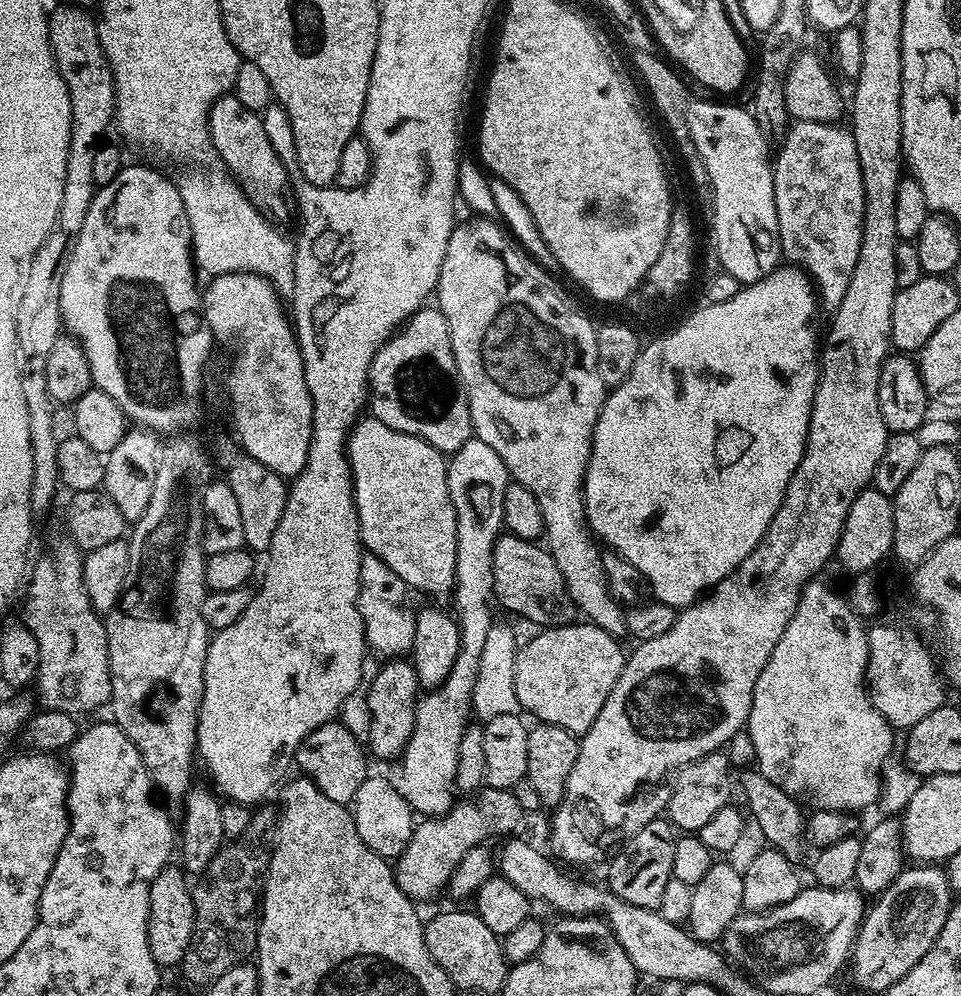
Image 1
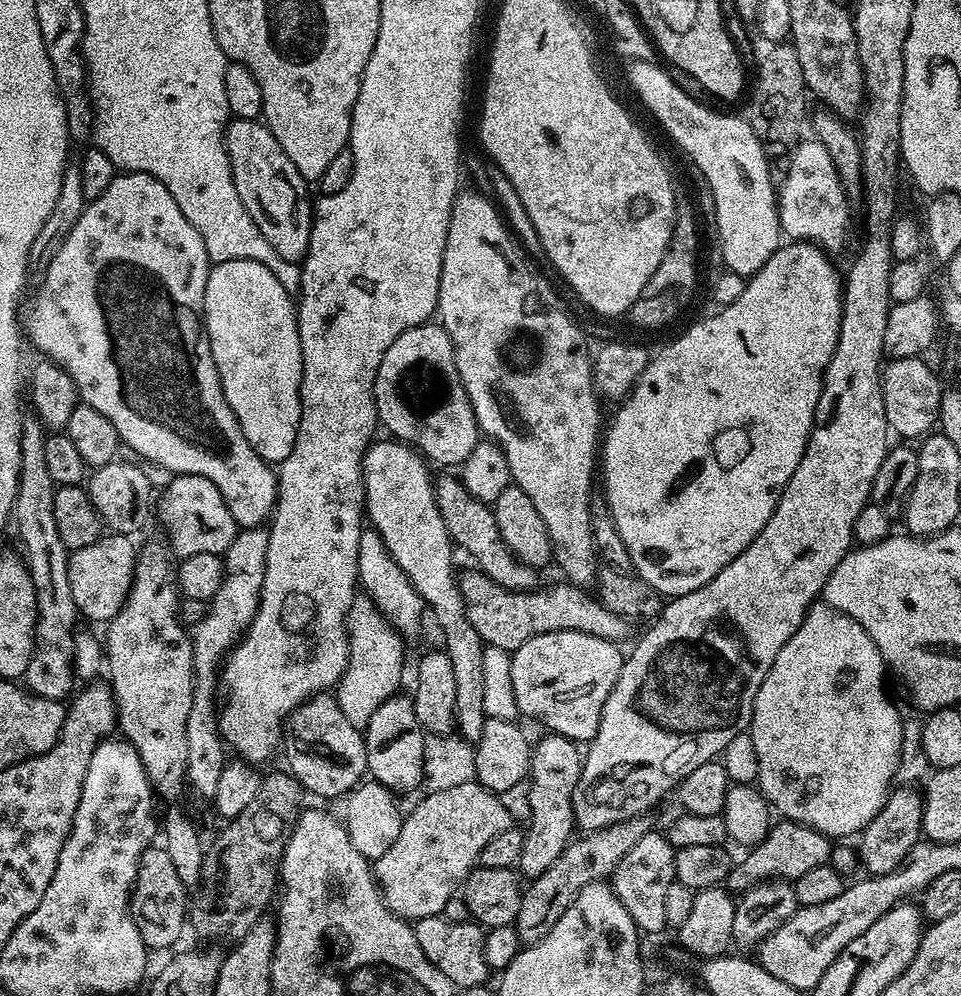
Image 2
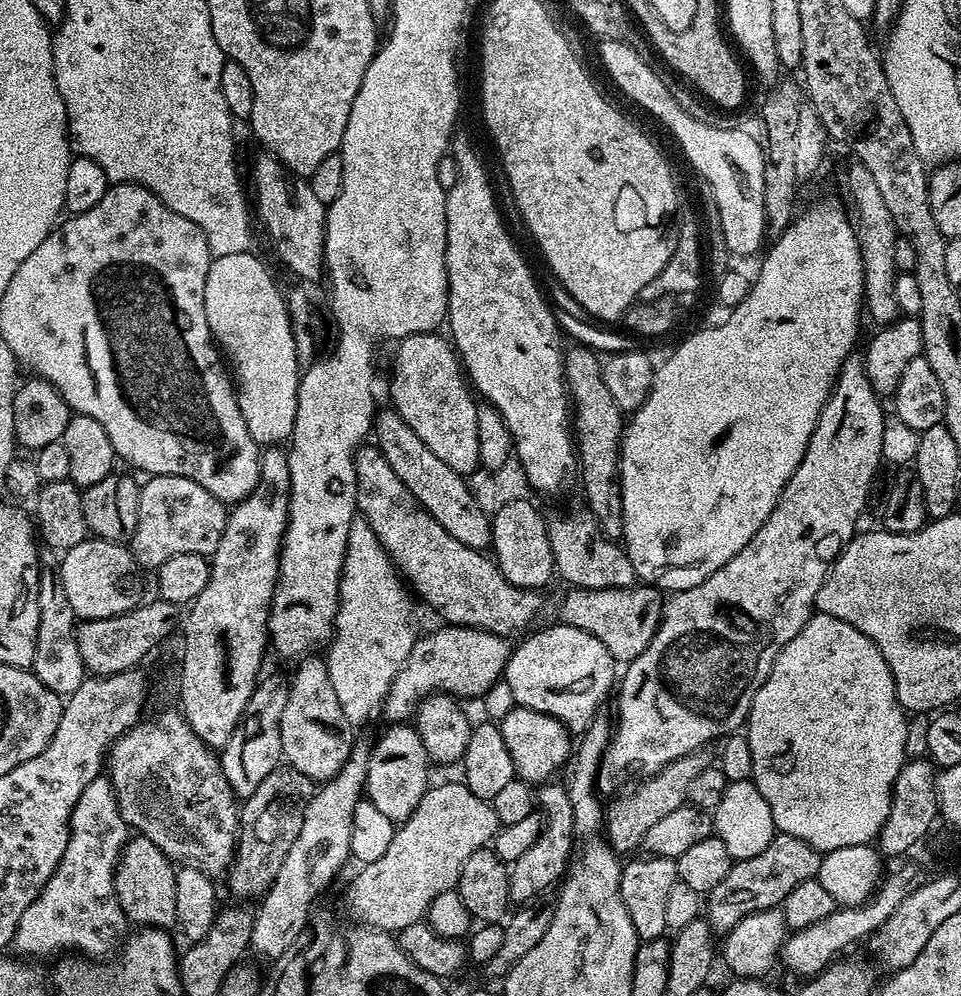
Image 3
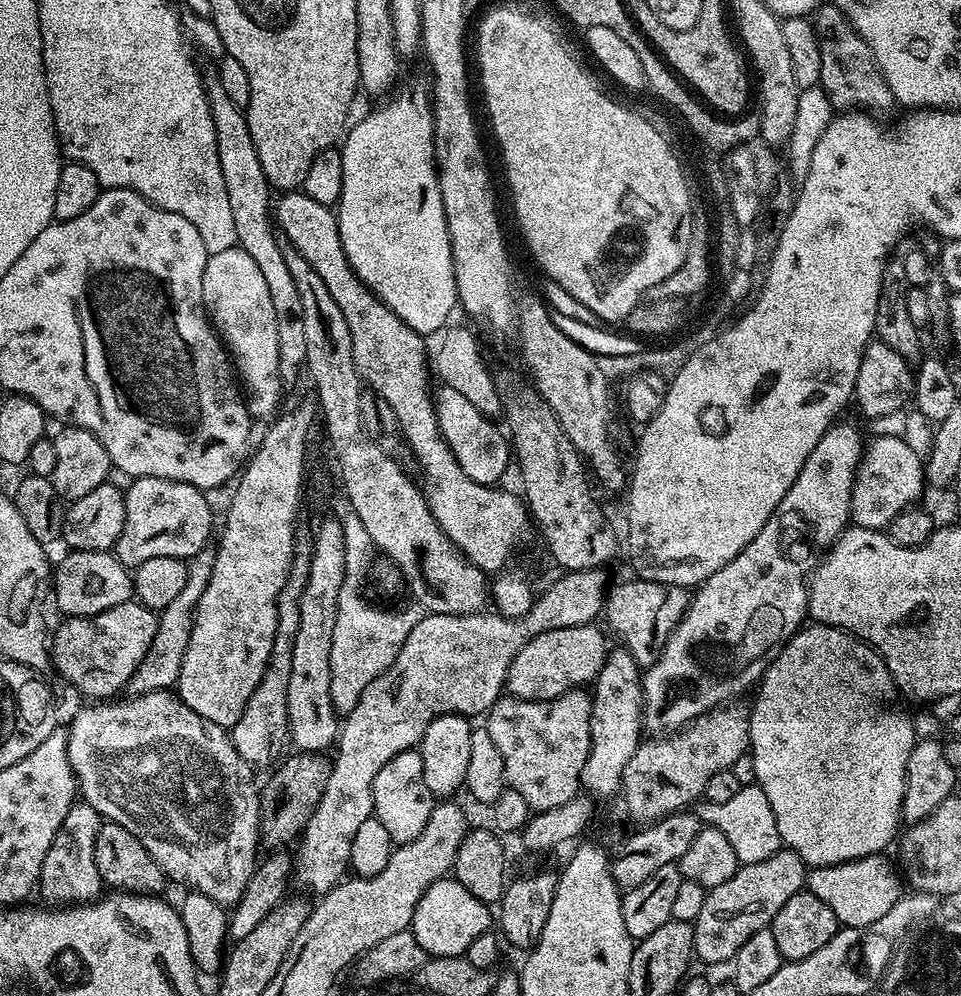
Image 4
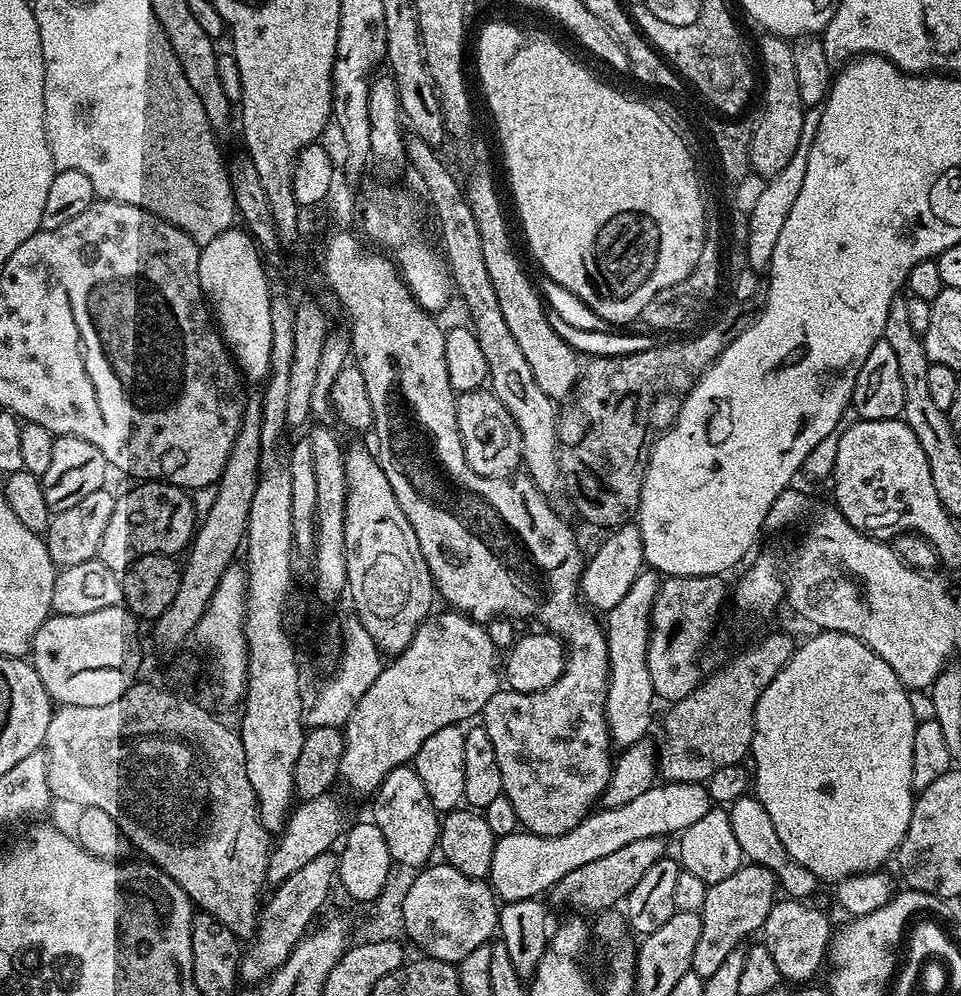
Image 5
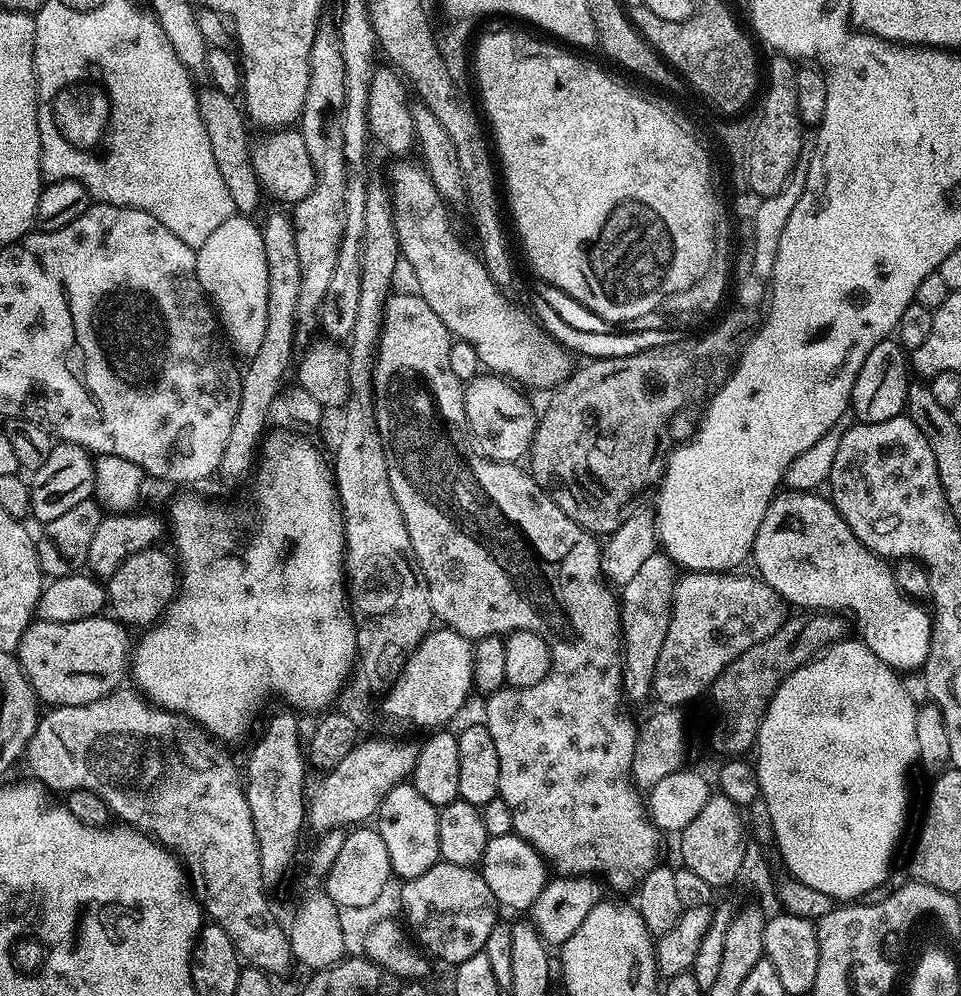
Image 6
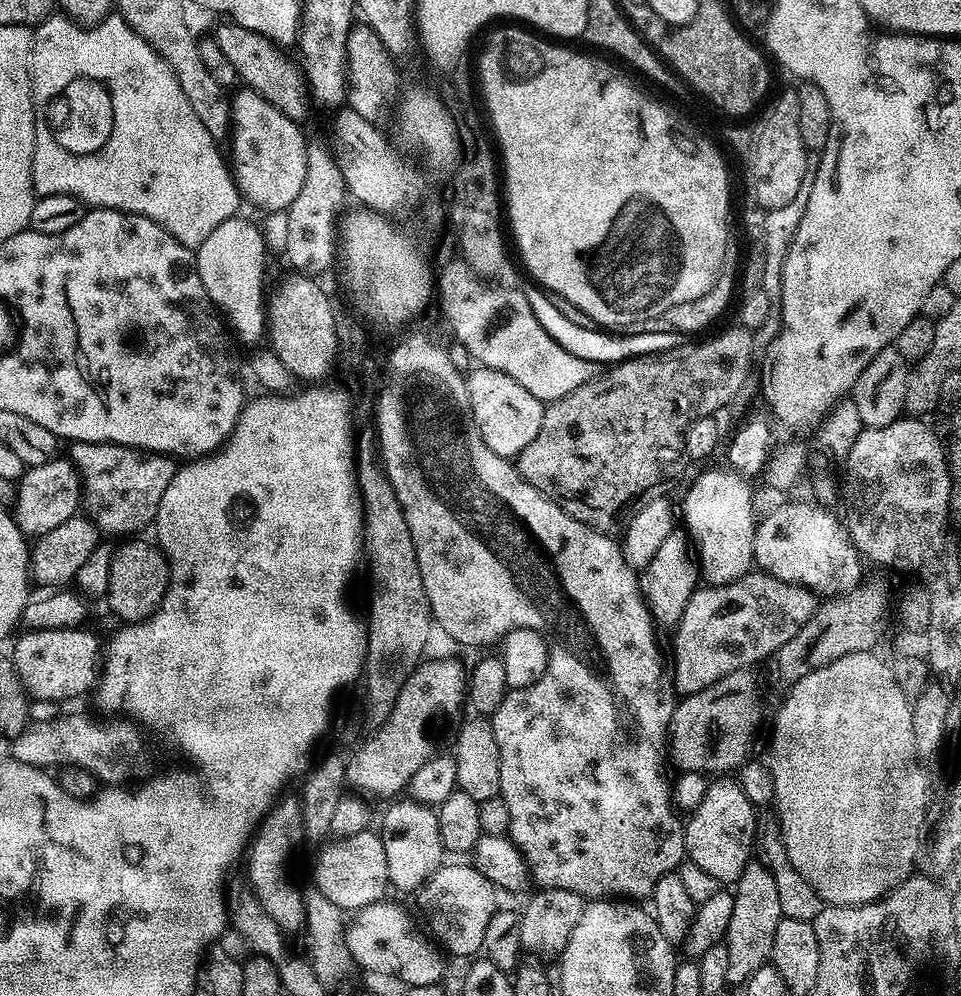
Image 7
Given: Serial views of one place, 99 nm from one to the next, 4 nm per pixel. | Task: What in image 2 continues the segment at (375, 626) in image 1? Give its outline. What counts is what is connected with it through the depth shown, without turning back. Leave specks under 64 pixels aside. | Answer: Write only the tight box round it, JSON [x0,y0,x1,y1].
[357,528,426,639]

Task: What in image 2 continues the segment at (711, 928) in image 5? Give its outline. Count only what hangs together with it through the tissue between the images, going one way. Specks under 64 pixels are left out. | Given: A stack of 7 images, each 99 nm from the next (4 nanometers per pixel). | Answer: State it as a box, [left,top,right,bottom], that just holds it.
[726,819,834,894]

